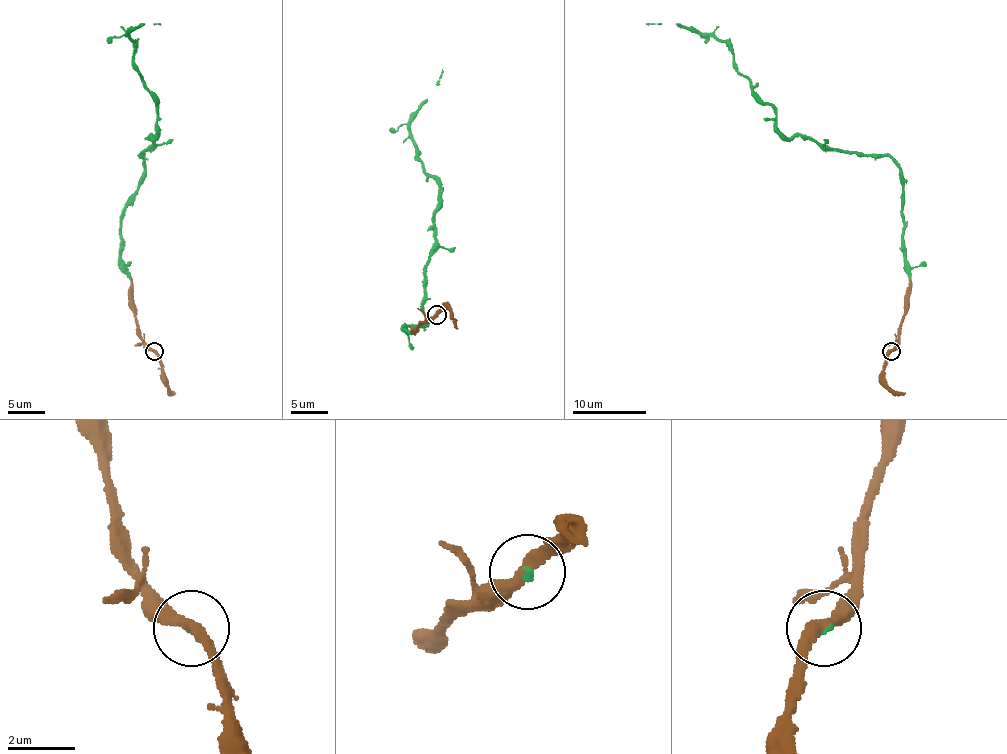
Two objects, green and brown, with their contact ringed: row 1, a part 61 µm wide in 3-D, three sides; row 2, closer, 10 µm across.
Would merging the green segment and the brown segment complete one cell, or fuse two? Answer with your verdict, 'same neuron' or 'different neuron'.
same neuron

